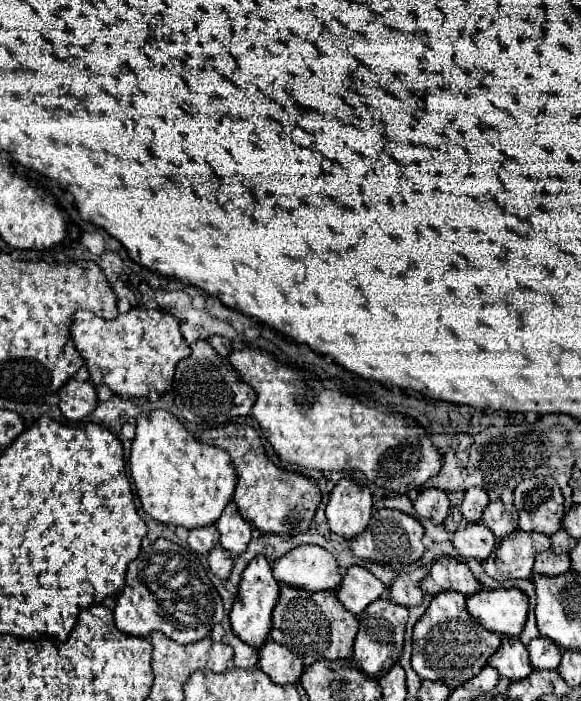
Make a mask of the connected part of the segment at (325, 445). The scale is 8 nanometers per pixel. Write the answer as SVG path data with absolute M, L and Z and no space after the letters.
M258 348L232 352L230 364L236 368L240 378L254 388L258 398L252 412L260 422L264 438L272 444L280 460L320 472L360 470L372 484L392 490L394 494L408 494L412 488L418 490L428 478L440 472L442 456L428 436L420 436L418 426L408 426L404 420L366 405L355 396L328 390L320 384L308 384L298 376L296 370L282 366L270 354L262 354Z

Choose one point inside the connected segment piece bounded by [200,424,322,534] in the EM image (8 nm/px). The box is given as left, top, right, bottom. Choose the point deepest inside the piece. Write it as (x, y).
(276, 502)

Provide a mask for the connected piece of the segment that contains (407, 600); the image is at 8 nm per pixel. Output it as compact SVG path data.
M418 568L410 574L402 574L392 580L390 586L390 600L400 606L420 606L424 600L424 594L420 590L420 582L426 578L428 568Z

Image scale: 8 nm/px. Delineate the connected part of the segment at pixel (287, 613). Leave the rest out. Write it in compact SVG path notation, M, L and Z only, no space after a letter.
M280 584L280 600L274 608L274 626L270 632L270 638L276 640L278 644L282 644L284 648L292 650L302 662L304 666L312 666L312 662L326 658L326 660L342 660L352 656L352 644L354 644L354 636L358 632L358 620L352 612L348 612L340 600L336 598L334 592L306 592L306 590L296 590L292 586L284 586Z

